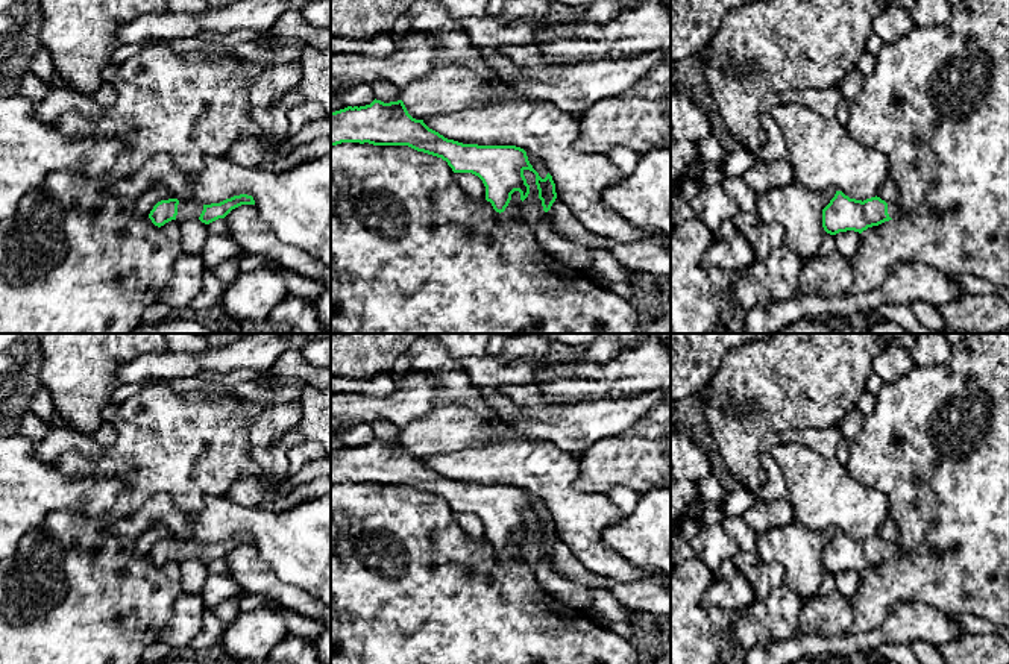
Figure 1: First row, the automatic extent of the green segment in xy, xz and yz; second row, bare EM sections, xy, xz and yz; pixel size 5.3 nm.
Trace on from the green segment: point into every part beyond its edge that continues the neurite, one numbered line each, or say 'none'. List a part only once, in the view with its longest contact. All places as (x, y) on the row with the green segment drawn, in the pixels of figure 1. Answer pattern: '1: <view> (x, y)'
1: xy (188, 209)

